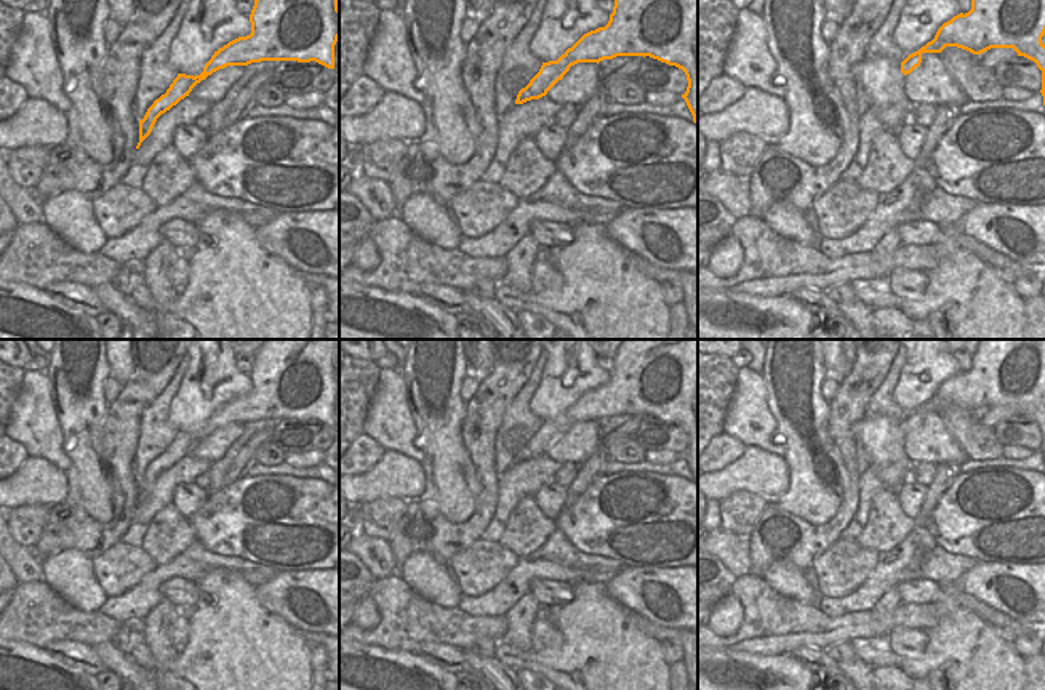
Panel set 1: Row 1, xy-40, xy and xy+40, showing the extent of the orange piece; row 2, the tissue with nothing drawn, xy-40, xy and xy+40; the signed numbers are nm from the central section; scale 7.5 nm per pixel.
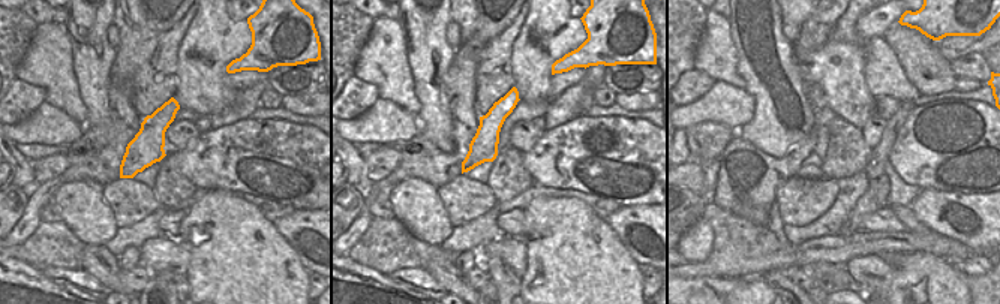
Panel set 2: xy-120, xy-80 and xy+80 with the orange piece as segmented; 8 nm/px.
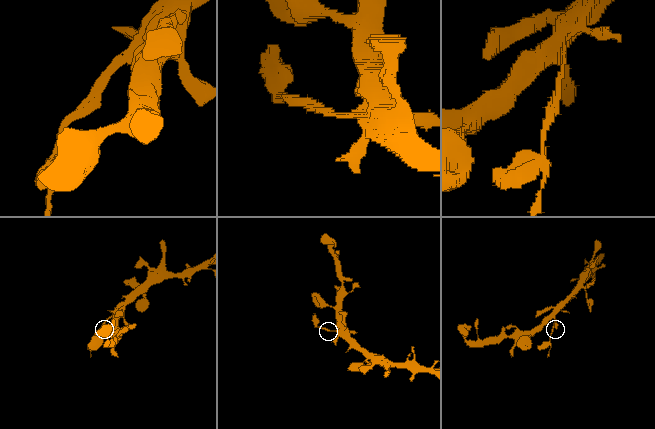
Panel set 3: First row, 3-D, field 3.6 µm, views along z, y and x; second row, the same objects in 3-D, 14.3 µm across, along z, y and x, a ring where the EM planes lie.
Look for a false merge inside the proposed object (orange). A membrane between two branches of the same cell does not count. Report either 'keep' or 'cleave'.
cleave

